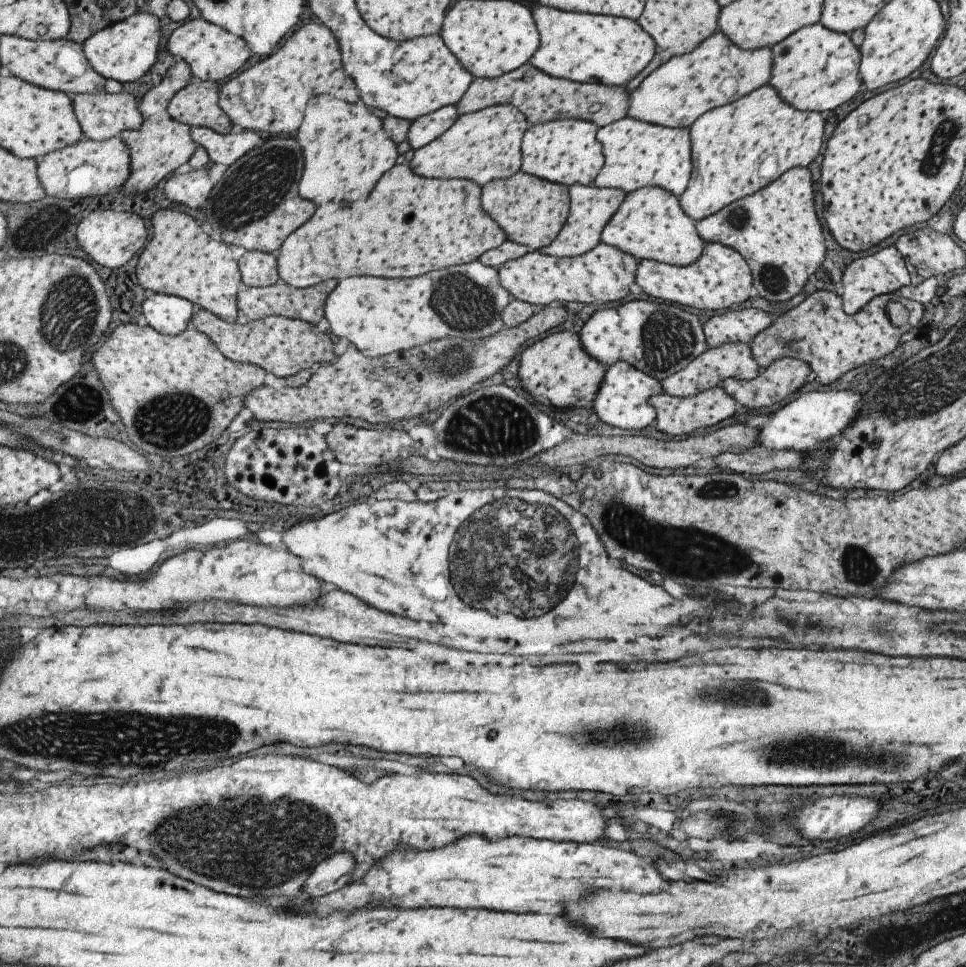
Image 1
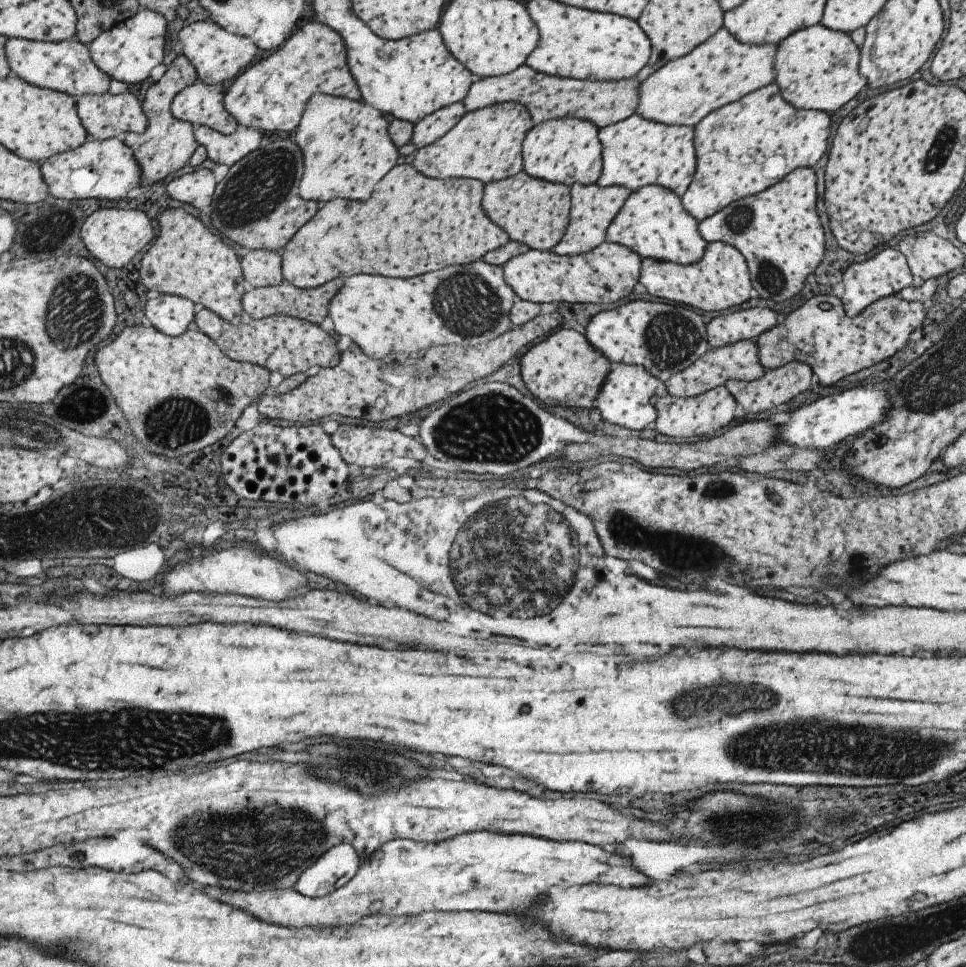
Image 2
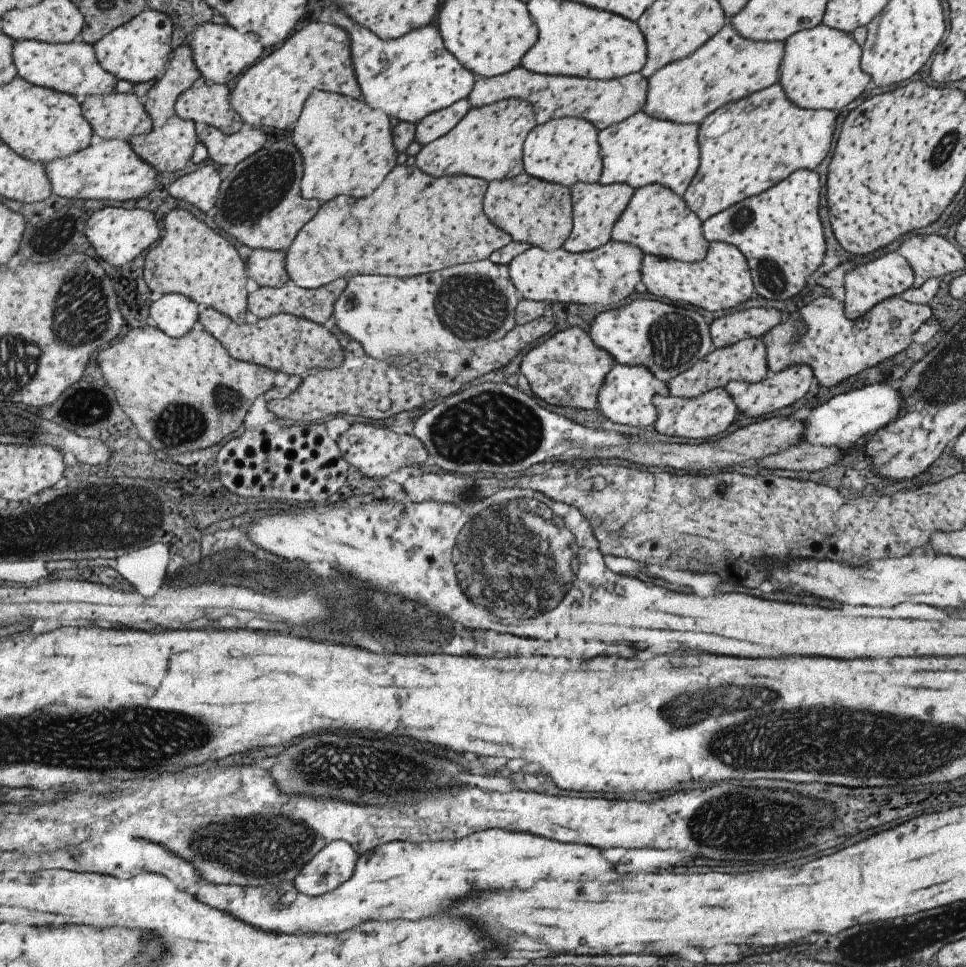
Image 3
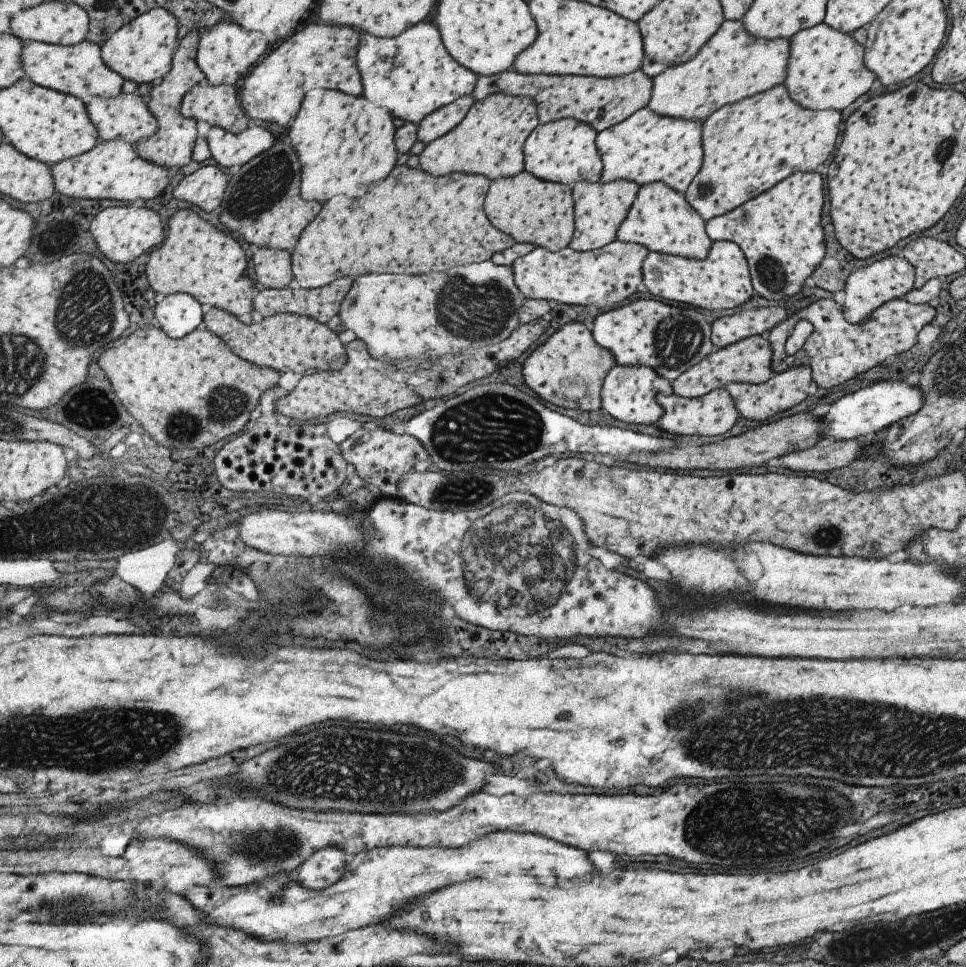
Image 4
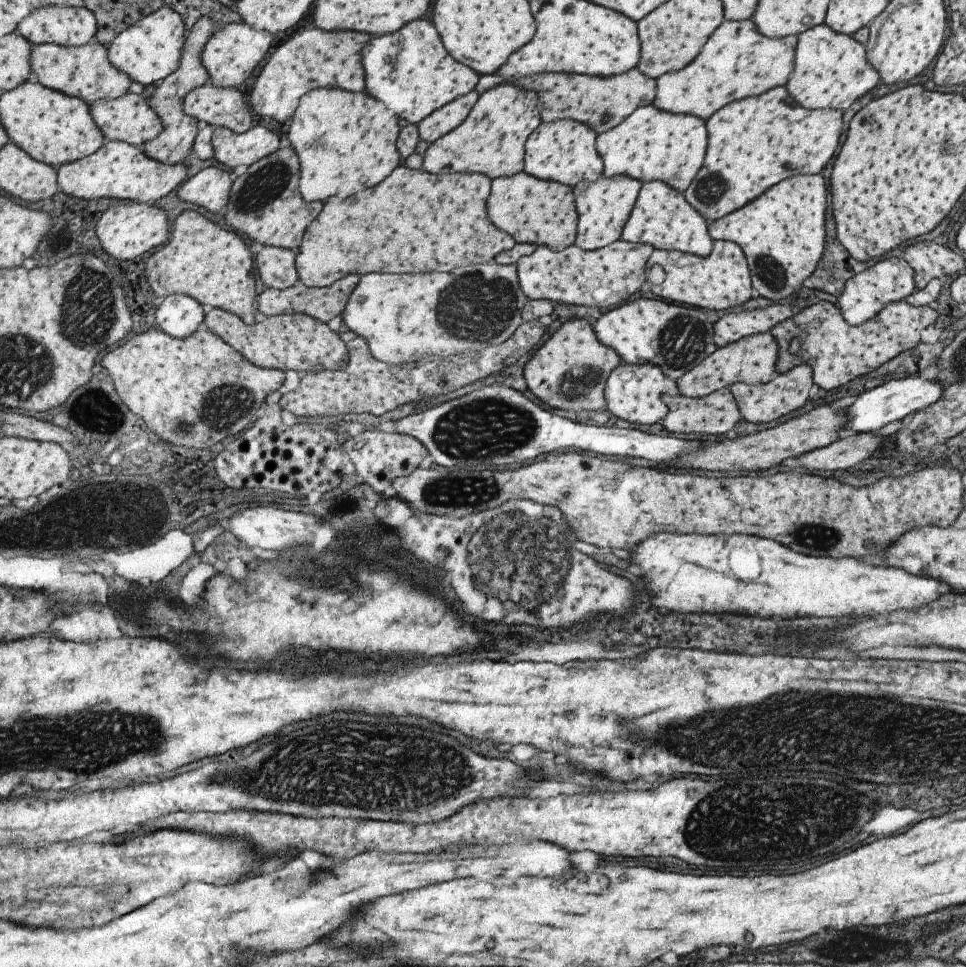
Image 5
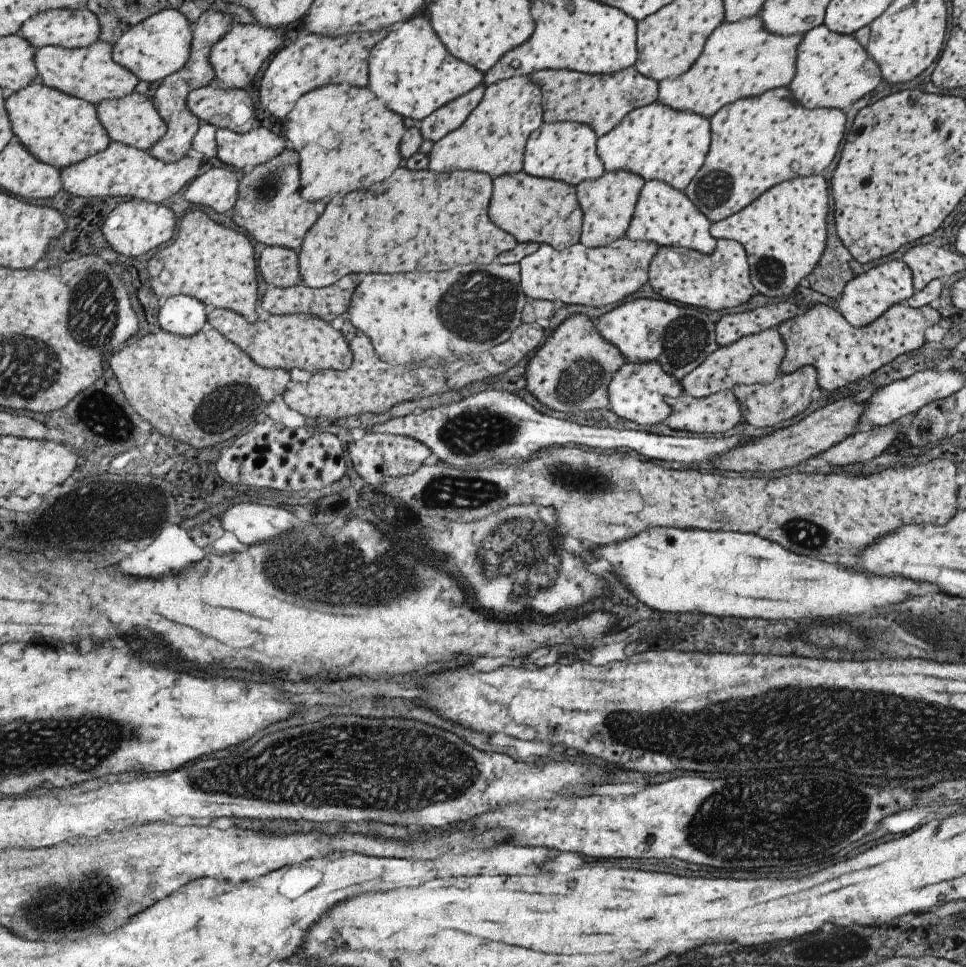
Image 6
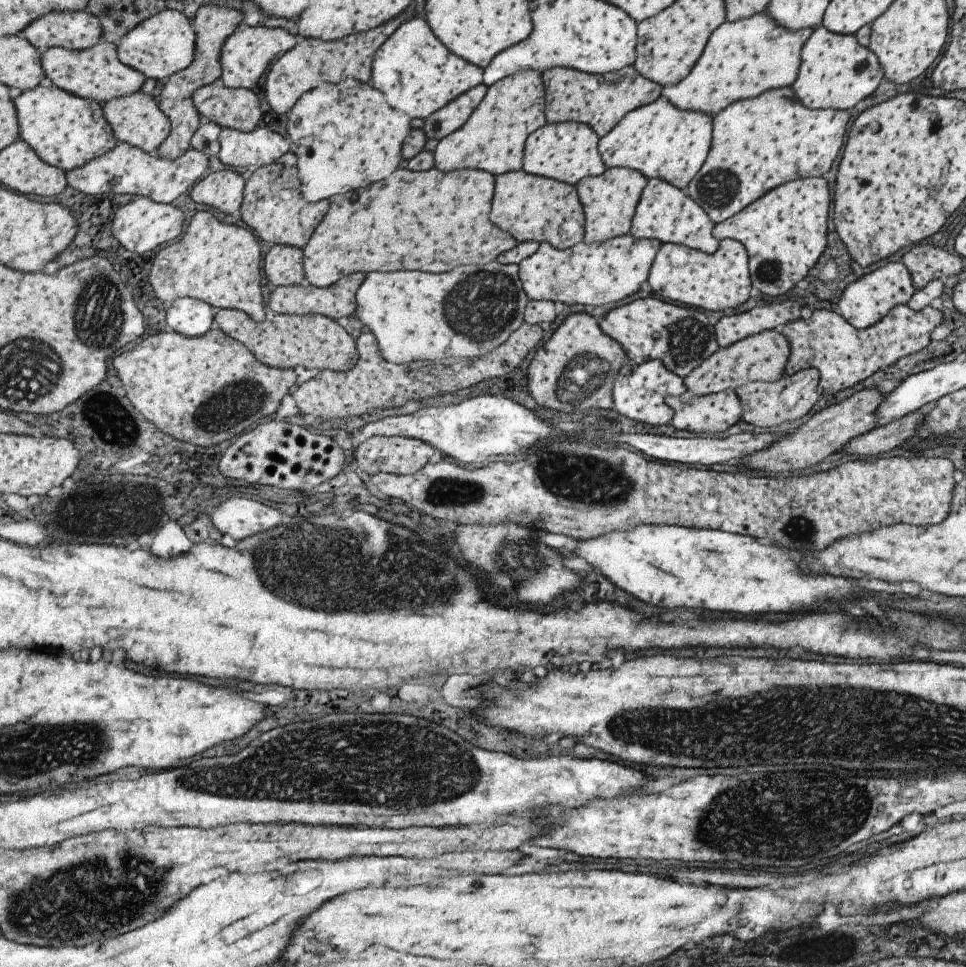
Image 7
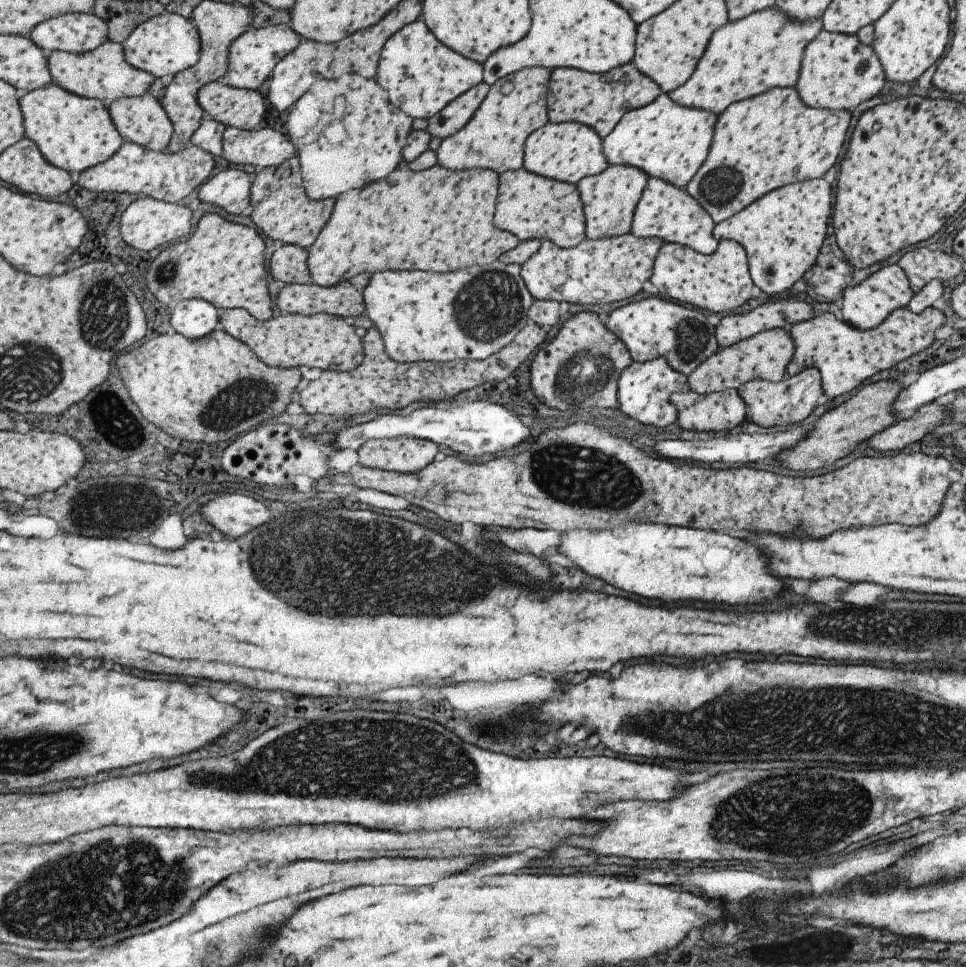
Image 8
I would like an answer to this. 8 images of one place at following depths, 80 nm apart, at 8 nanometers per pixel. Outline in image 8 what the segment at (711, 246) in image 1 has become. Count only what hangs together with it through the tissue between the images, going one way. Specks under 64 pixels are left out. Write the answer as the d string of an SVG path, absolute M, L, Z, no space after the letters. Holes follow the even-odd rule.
M730 239L719 241L716 250L709 255L676 243L663 243L655 256L648 280L659 294L715 314L735 310L756 294L749 277L746 253Z

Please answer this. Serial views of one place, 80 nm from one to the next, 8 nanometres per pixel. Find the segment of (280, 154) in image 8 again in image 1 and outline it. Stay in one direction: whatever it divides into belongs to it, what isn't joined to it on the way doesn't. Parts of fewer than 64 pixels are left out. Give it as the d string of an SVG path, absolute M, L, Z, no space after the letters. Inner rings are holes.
M194 127L192 138L205 149L210 162L229 166L249 152L259 142L259 138L265 137L255 131L241 128L222 135L207 127Z

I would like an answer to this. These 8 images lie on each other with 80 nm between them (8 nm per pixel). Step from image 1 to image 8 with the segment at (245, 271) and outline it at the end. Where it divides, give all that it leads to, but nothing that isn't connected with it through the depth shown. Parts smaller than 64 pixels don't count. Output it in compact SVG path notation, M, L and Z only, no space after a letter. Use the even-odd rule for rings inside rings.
M282 245L269 258L268 276L289 284L310 284L306 266L307 251L295 245Z

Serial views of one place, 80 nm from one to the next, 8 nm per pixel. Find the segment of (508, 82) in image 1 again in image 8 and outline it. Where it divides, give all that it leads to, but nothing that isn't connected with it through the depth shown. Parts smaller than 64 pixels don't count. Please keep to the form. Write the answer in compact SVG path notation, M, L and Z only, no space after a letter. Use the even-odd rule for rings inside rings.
M632 62L605 73L558 67L551 69L547 80L546 107L548 123L577 122L590 127L599 139L610 134L628 111L643 107L659 96L661 90L647 76L639 73Z

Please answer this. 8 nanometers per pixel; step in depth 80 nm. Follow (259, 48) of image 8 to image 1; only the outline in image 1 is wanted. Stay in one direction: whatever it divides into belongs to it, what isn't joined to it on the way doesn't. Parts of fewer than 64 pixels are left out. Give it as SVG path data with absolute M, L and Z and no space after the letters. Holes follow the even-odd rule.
M187 18L169 35L167 47L175 60L186 62L190 66L191 74L202 81L221 82L231 74L239 72L245 60L251 56L247 43L238 35L223 30L206 19Z

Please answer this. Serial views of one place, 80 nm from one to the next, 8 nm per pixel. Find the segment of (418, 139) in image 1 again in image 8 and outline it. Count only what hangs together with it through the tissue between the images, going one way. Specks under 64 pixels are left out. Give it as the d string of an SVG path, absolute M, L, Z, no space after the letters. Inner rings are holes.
M483 82L473 86L439 110L438 114L427 119L426 132L431 138L445 139L452 136L471 119L488 91L489 86Z

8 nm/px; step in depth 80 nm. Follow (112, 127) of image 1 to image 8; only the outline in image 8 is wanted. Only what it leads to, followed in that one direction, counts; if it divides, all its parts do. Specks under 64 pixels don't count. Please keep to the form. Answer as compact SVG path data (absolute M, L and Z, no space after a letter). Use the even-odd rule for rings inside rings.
M157 95L119 98L108 109L119 134L127 141L155 152L167 149L174 135L173 124Z

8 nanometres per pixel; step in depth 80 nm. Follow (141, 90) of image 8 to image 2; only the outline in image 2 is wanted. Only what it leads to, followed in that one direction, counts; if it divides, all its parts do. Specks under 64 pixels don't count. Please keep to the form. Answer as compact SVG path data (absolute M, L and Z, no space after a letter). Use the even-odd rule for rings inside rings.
M77 36L62 42L9 38L6 46L9 58L7 62L10 63L12 74L30 84L60 91L75 98L109 92L109 84L113 78L95 65L89 46L80 42Z

